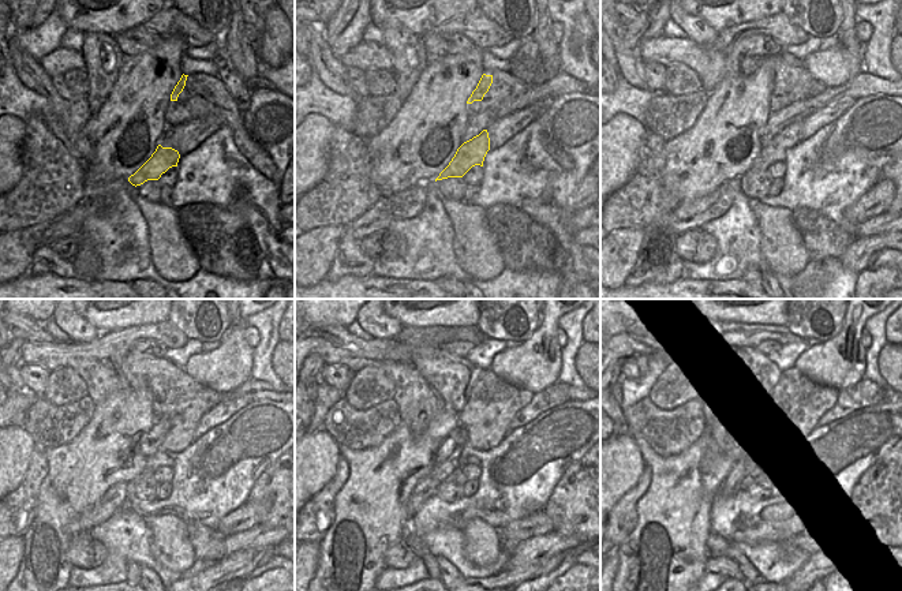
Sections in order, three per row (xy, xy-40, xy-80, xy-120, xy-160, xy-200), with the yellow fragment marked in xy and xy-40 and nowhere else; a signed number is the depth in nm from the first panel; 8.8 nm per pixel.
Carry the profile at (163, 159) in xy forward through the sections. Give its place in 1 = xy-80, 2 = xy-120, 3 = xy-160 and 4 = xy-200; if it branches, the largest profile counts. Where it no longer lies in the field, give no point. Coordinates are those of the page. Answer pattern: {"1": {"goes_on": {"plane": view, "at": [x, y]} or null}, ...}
{"1": {"goes_on": {"plane": "xy-80", "at": [790, 135]}}, "2": {"goes_on": {"plane": "xy-120", "at": [180, 436]}}, "3": {"goes_on": {"plane": "xy-160", "at": [493, 403]}}, "4": {"goes_on": {"plane": "xy-200", "at": [796, 404]}}}

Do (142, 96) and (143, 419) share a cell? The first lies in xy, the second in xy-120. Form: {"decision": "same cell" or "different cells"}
{"decision": "same cell"}

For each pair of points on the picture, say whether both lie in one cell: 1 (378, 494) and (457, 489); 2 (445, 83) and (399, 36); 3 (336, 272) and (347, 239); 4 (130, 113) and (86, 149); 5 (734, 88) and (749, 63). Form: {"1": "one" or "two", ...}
{"1": "two", "2": "two", "3": "one", "4": "two", "5": "two"}

